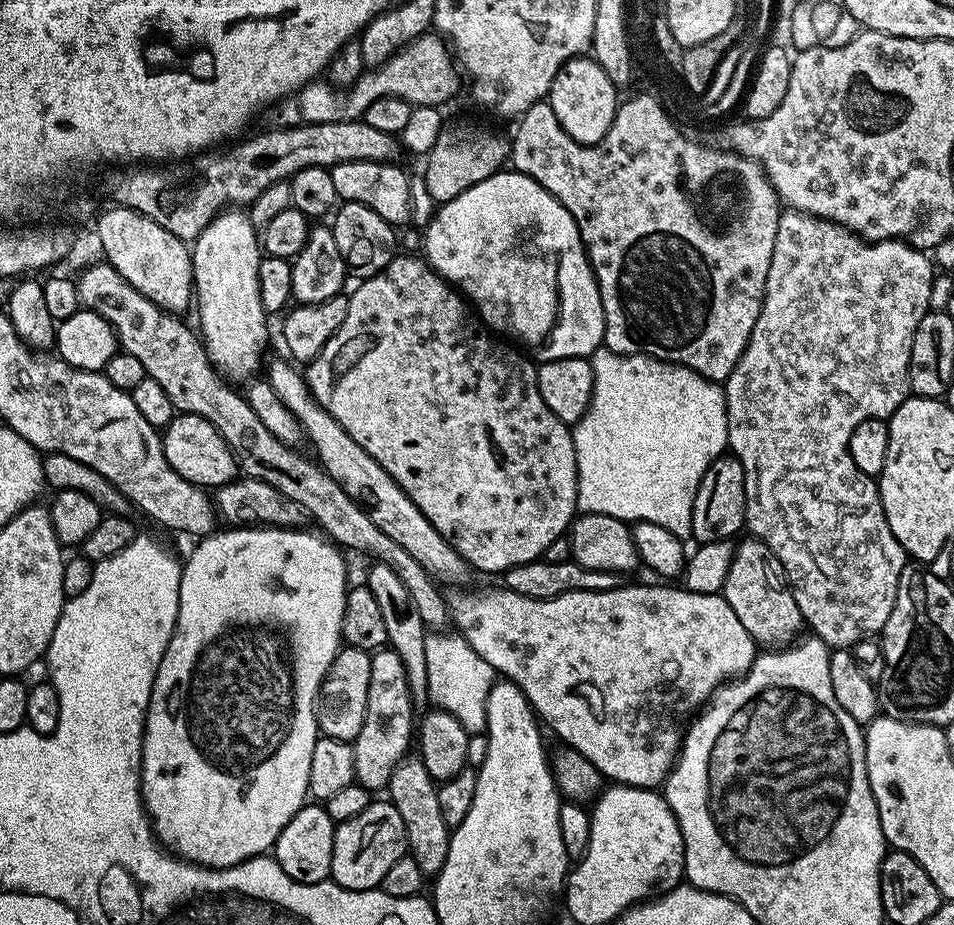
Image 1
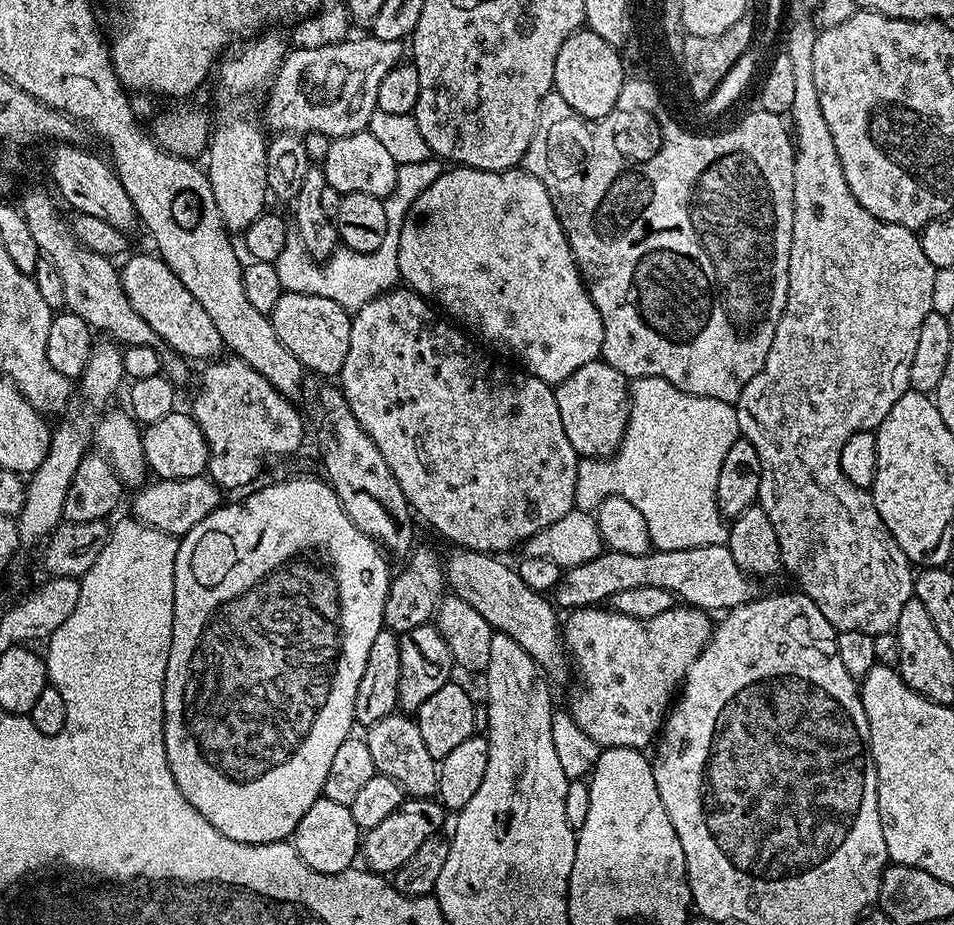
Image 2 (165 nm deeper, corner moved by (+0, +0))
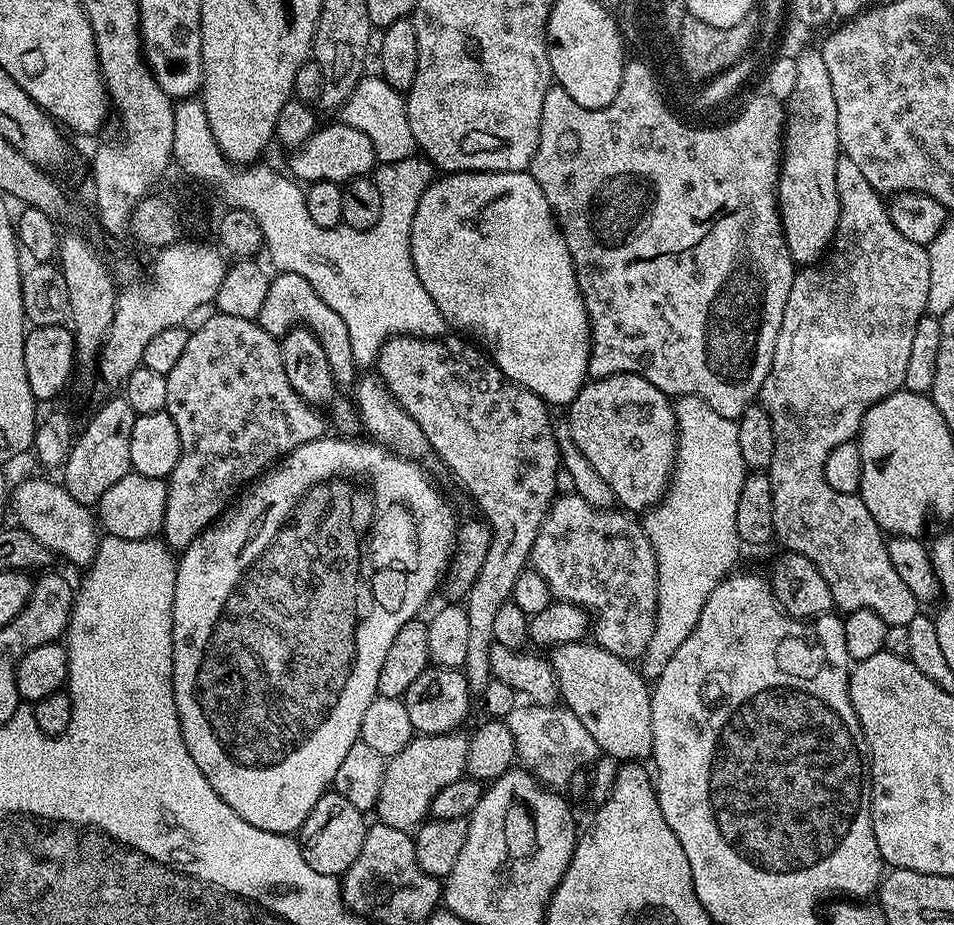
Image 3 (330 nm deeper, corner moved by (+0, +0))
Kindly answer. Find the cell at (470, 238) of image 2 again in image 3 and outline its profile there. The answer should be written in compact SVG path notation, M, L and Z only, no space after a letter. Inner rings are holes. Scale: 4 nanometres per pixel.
M531 171L454 172L433 179L416 207L408 248L412 251L414 270L418 270L418 278L422 282L422 286L426 286L426 294L430 294L430 298L434 298L434 306L438 306L445 325L449 329L471 337L483 351L488 353L489 358L498 366L498 370L502 370L502 374L506 374L506 378L510 378L518 386L522 386L534 394L538 394L538 398L542 398L545 404L567 406L574 402L574 398L578 398L578 394L589 379L588 355L592 349L592 330L588 326L588 311L584 305L584 299L578 290L570 250L566 246L564 235L560 232L560 225L557 224L556 217L552 215L550 202L546 202L546 194L542 194L542 186L538 186Z

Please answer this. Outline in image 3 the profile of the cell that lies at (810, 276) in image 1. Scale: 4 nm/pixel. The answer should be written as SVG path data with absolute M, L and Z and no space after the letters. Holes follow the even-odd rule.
M843 154L838 158L836 181L838 182L838 202L840 203L836 235L832 237L832 243L823 259L811 266L801 267L792 277L790 294L786 298L786 310L782 314L782 326L778 330L778 342L774 346L774 362L770 366L770 374L766 374L766 382L762 382L758 397L760 407L768 411L768 417L774 426L774 458L772 465L766 469L766 475L770 478L770 486L774 490L774 526L776 527L774 536L777 541L780 539L784 543L783 547L787 551L802 554L806 558L810 558L810 562L814 562L814 566L818 566L822 578L826 578L826 586L830 586L832 603L837 609L841 608L841 610L839 609L841 613L847 614L865 608L874 610L874 614L878 614L878 618L882 618L888 625L909 624L918 615L918 601L914 598L914 594L910 594L910 586L906 586L906 582L902 582L898 570L894 570L894 562L890 562L886 533L878 526L878 522L874 522L870 510L866 510L859 495L842 494L838 490L834 490L834 486L830 486L830 482L826 482L824 467L826 458L830 458L830 450L834 450L834 446L842 446L842 442L857 439L862 426L862 418L866 414L866 410L870 410L870 406L874 406L882 398L903 389L906 378L906 361L910 359L910 345L914 339L914 326L918 322L918 318L922 318L928 312L930 258L925 245L910 242L910 238L902 238L902 234L898 234L898 226L894 226L888 213L888 205L882 199L881 193L876 192L874 186L870 186L870 182L866 182L862 170L858 170L856 163L850 162L850 158Z

